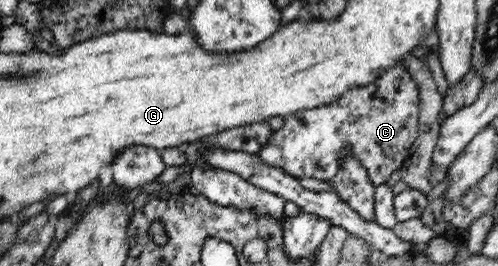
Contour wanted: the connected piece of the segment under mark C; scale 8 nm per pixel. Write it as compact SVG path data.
M400 64L369 86L350 90L343 98L328 107L297 111L285 117L284 127L274 131L271 139L261 147L259 156L263 162L279 167L299 180L309 178L332 182L343 169L346 151L346 155L356 159L366 171L369 184L377 188L384 185L411 157L412 145L417 139L420 127L422 103L419 94L416 80L409 74L408 69Z

